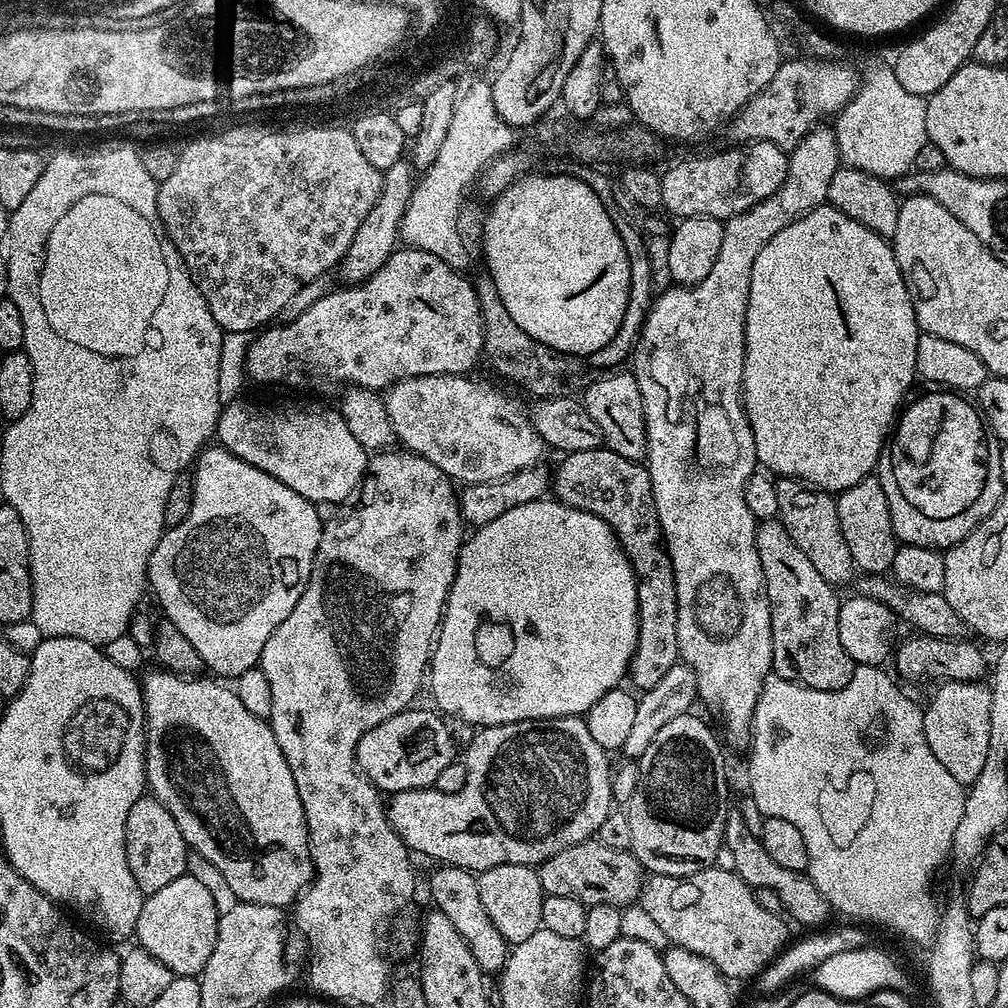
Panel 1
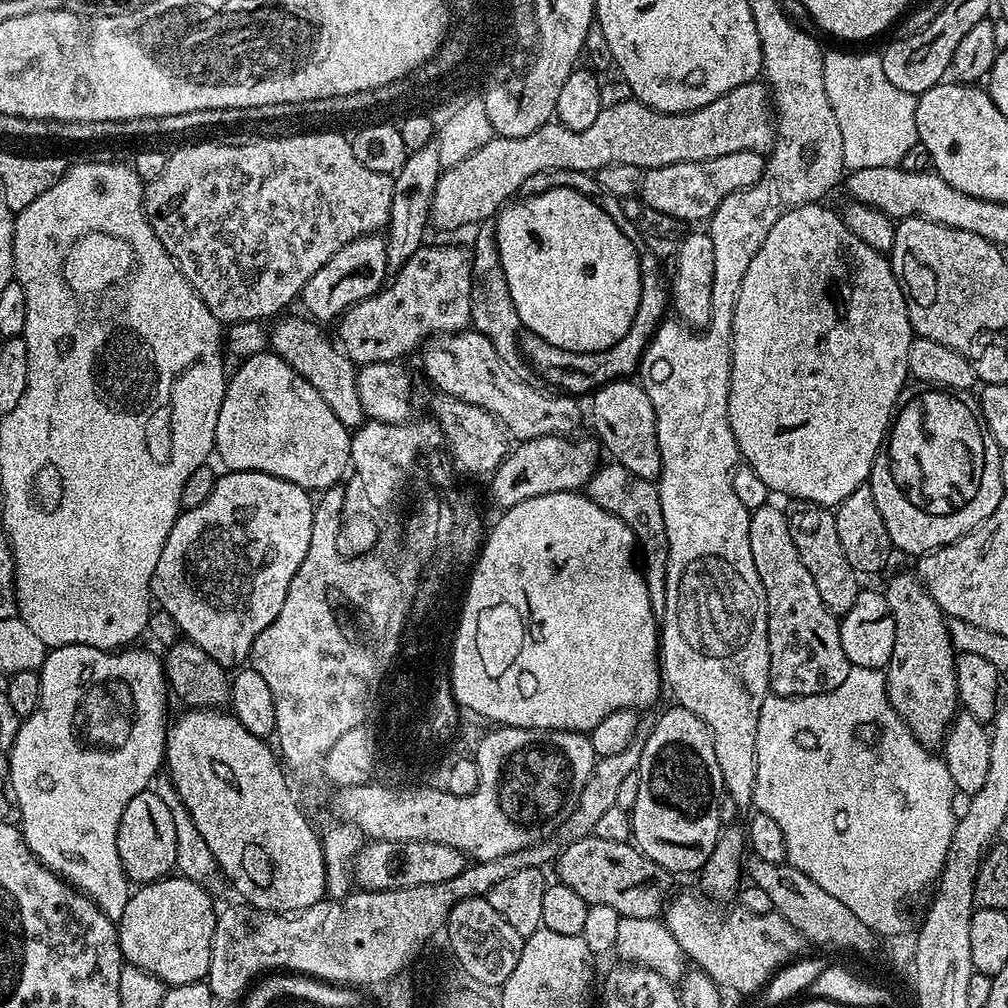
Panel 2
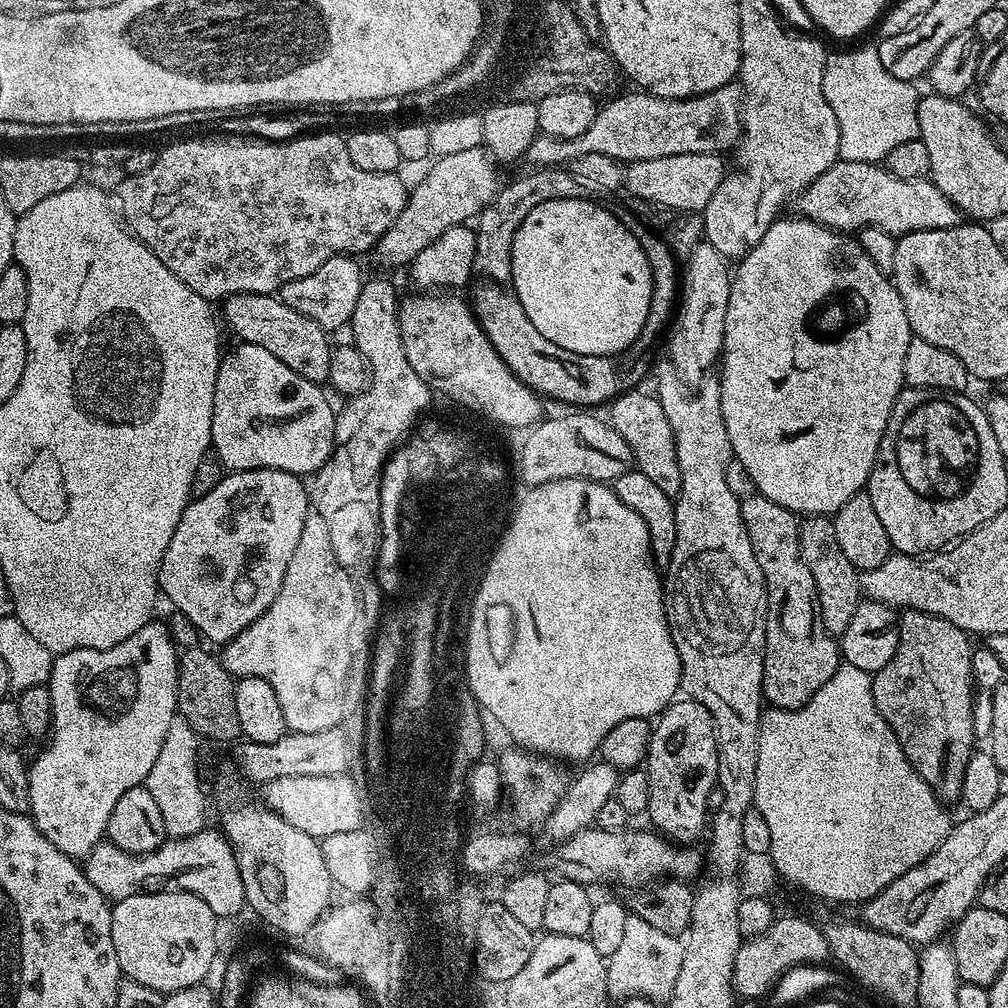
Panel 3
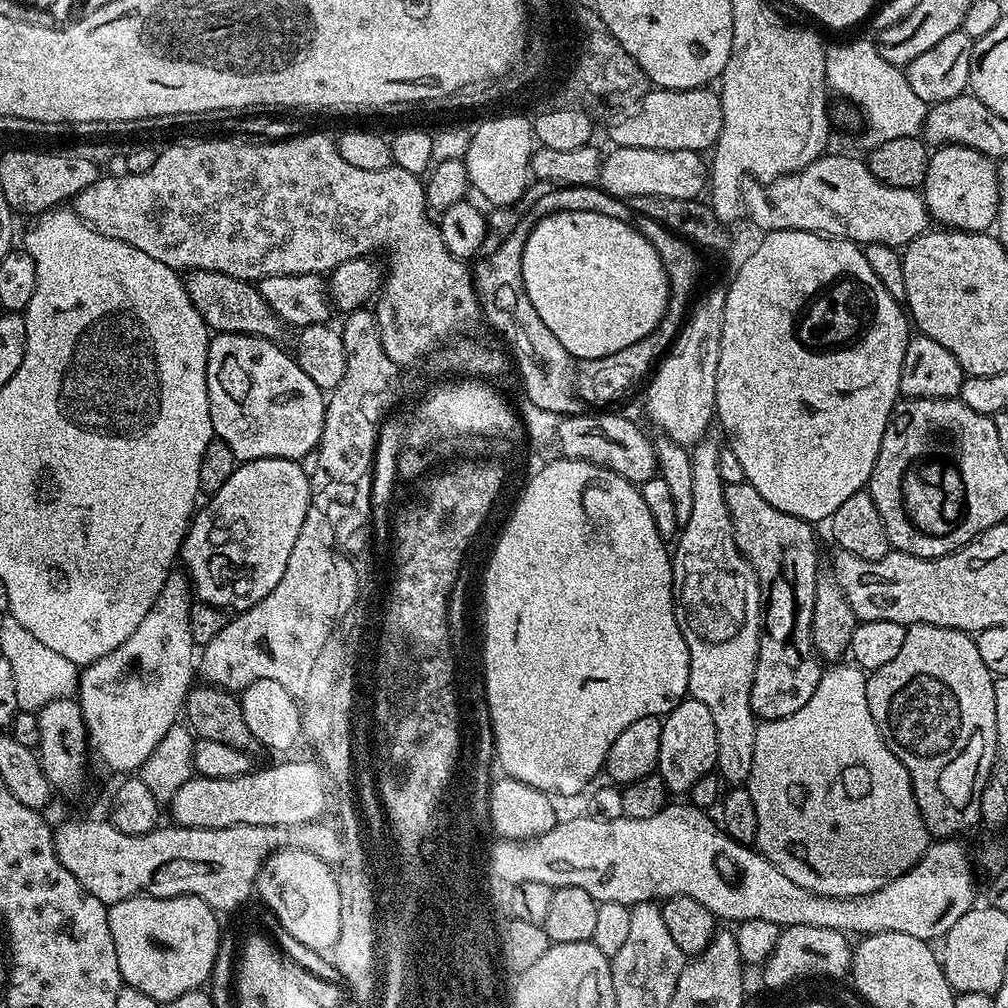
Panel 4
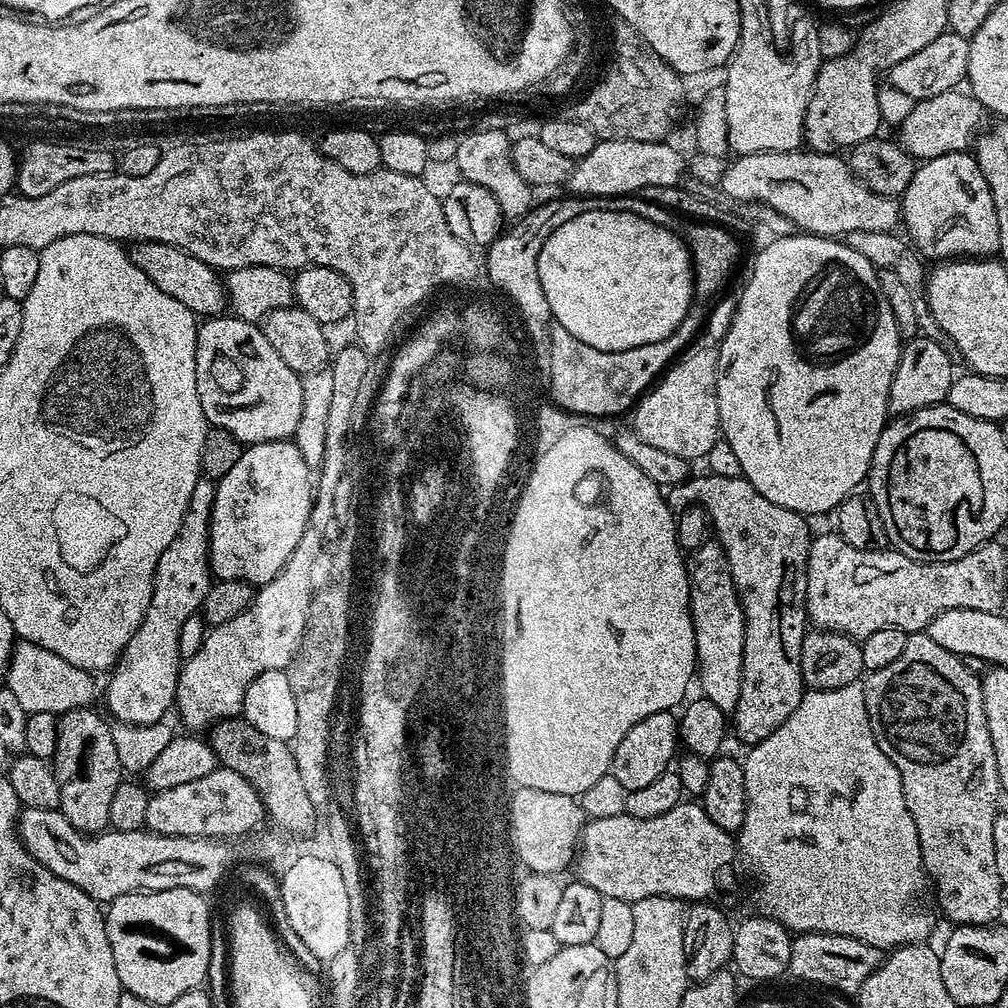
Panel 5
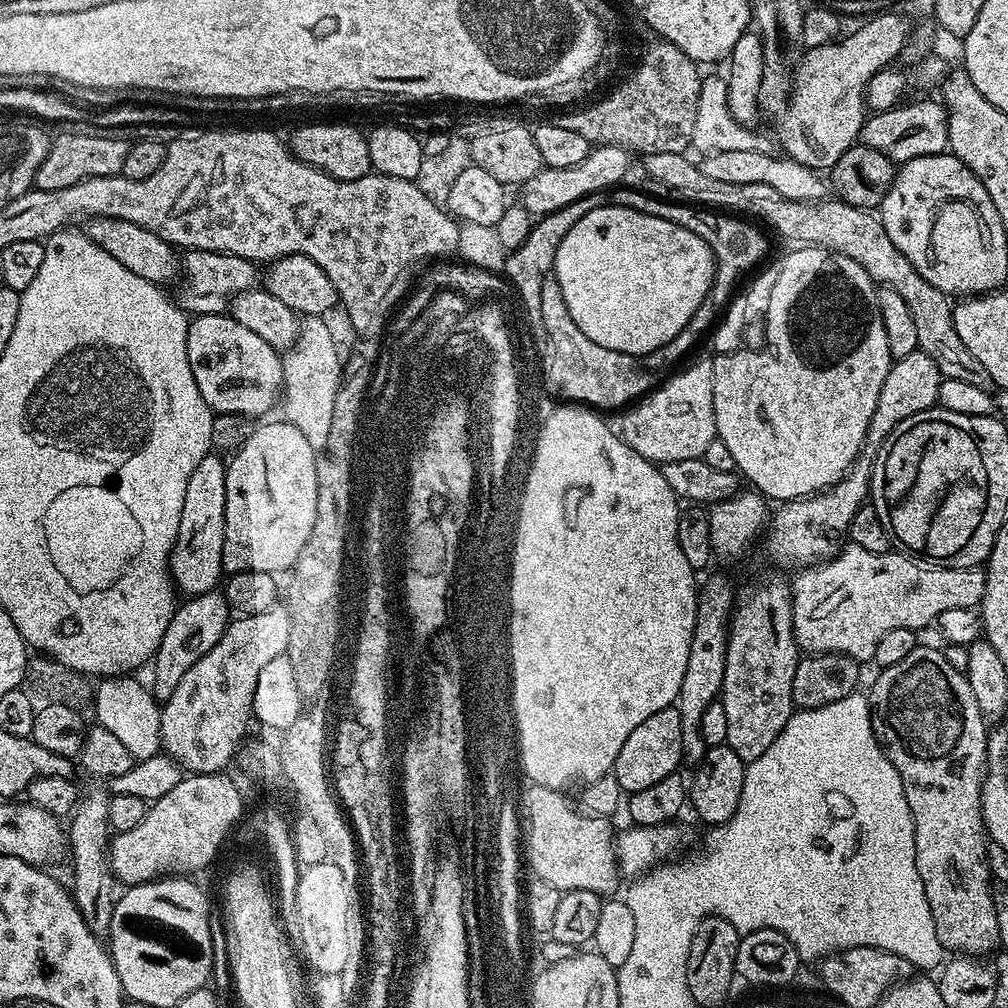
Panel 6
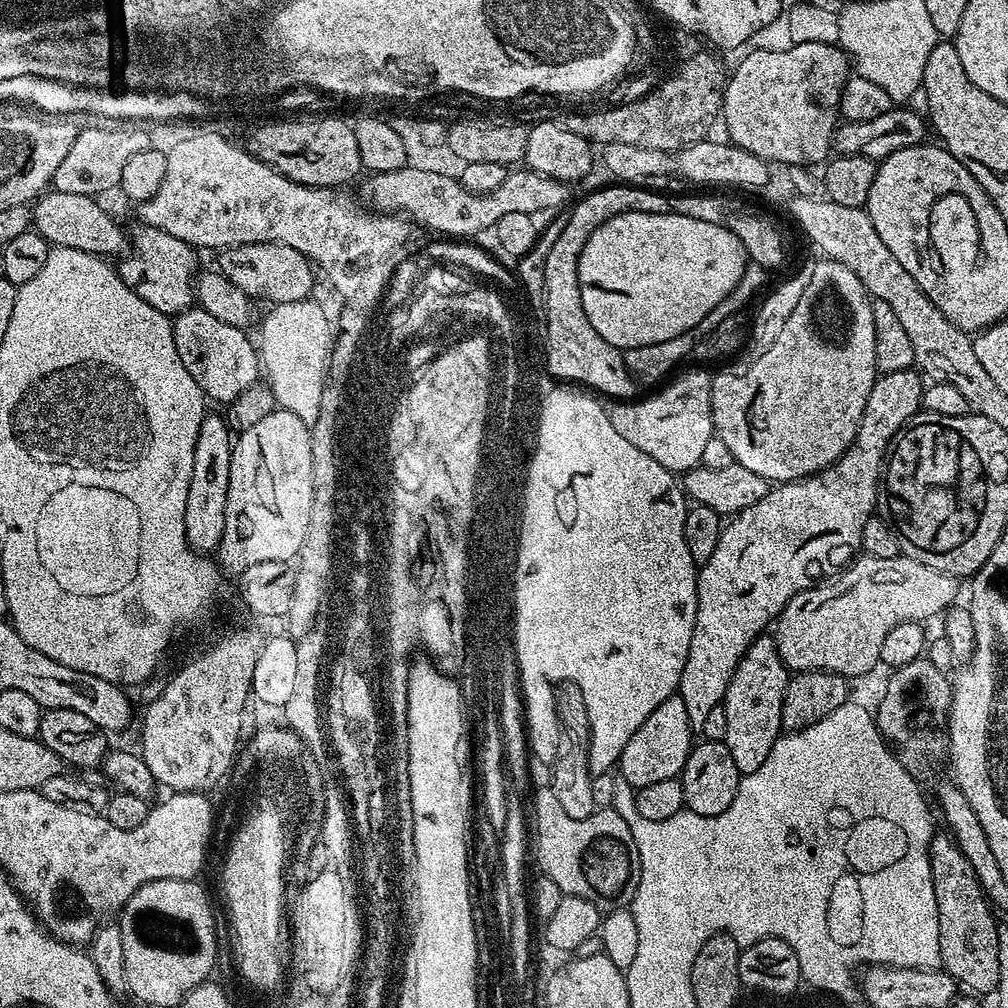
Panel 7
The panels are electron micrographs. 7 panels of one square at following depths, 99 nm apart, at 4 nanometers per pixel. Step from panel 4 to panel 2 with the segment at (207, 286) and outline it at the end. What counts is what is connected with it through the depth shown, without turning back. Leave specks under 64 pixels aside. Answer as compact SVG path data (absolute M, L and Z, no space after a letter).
M281 315L275 321L277 324L270 328L271 351L281 356L298 376L306 378L306 382L310 382L310 386L314 386L314 390L322 394L326 406L334 410L334 418L338 418L338 422L342 422L349 430L357 429L366 420L362 398L358 398L357 365L337 347L331 335L324 336L320 329L323 327L317 321L303 315L288 315Z

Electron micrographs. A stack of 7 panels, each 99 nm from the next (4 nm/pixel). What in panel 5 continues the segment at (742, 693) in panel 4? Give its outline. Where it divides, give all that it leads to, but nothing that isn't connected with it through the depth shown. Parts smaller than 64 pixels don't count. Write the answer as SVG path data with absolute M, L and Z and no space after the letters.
M705 542L687 557L688 605L696 639L696 671L703 699L714 702L718 710L730 714L736 708L742 686L742 646L744 611L719 544Z

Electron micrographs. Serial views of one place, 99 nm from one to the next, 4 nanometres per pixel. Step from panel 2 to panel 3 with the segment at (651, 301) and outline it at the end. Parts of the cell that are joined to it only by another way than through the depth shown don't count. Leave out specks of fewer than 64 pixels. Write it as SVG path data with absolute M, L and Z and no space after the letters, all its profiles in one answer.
M480 284L473 290L470 304L481 331L495 346L496 353L524 385L534 389L537 396L549 396L552 400L561 400L580 410L592 410L595 404L607 405L616 396L637 385L635 382L646 366L642 357L632 356L630 352L611 357L562 350L562 346L550 342L550 338L535 329L522 308L522 302L518 302L516 293L505 285L504 288L500 284Z

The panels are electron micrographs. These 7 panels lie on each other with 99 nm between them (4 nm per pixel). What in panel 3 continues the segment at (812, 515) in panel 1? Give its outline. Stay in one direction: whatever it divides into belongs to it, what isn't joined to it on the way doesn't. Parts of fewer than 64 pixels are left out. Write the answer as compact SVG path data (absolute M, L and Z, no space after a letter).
M804 516L800 520L798 542L802 558L806 566L810 566L810 574L814 574L824 628L833 637L839 638L843 636L846 626L850 626L850 618L854 618L854 610L862 599L861 573L850 562L850 558L842 554L842 546L838 546L838 534L834 534L834 526L828 516Z

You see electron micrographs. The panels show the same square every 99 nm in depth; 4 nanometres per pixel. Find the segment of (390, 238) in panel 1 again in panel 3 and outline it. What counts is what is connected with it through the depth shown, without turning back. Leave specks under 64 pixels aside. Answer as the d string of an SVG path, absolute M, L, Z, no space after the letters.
M346 255L322 262L314 274L306 274L306 278L294 278L294 282L283 284L278 293L280 301L290 306L290 310L298 310L298 314L306 314L306 318L314 318L314 322L325 330L343 329L354 314L354 306L366 279L365 273L360 273L360 264L356 260L359 259Z

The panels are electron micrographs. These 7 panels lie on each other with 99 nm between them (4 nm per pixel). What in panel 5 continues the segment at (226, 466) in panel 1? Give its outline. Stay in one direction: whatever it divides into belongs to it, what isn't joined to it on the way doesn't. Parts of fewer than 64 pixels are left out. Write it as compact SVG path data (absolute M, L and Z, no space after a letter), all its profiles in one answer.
M271 440L261 444L249 444L241 451L238 462L216 484L216 497L212 507L212 521L208 531L208 560L212 563L212 575L216 580L240 580L244 584L263 586L268 584L274 577L284 570L290 554L294 554L294 546L298 546L298 538L306 530L310 518L314 497L314 476L303 461L298 446L292 440Z

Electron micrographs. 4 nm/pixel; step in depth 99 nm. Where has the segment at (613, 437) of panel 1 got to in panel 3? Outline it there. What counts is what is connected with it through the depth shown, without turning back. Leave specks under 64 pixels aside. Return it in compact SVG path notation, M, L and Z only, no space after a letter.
M638 391L622 392L611 401L610 423L618 434L622 434L626 446L630 446L630 454L638 471L646 474L646 478L650 478L662 494L675 498L680 495L682 470L678 470L678 454L674 446L674 430L670 430L670 418L666 418L666 410L662 410L659 400L651 391Z

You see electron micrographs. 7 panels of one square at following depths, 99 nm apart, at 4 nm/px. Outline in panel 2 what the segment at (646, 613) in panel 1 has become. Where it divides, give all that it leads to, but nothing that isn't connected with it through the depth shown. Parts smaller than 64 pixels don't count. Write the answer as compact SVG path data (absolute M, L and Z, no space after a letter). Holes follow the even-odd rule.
M604 462L588 479L586 494L595 504L602 506L610 514L622 518L622 522L630 526L630 530L636 536L639 555L642 557L642 571L646 590L650 594L652 610L657 614L663 613L666 606L668 539L662 522L659 487L651 480L638 478L638 474L630 474L626 466L615 462ZM642 555L644 555L644 560Z

